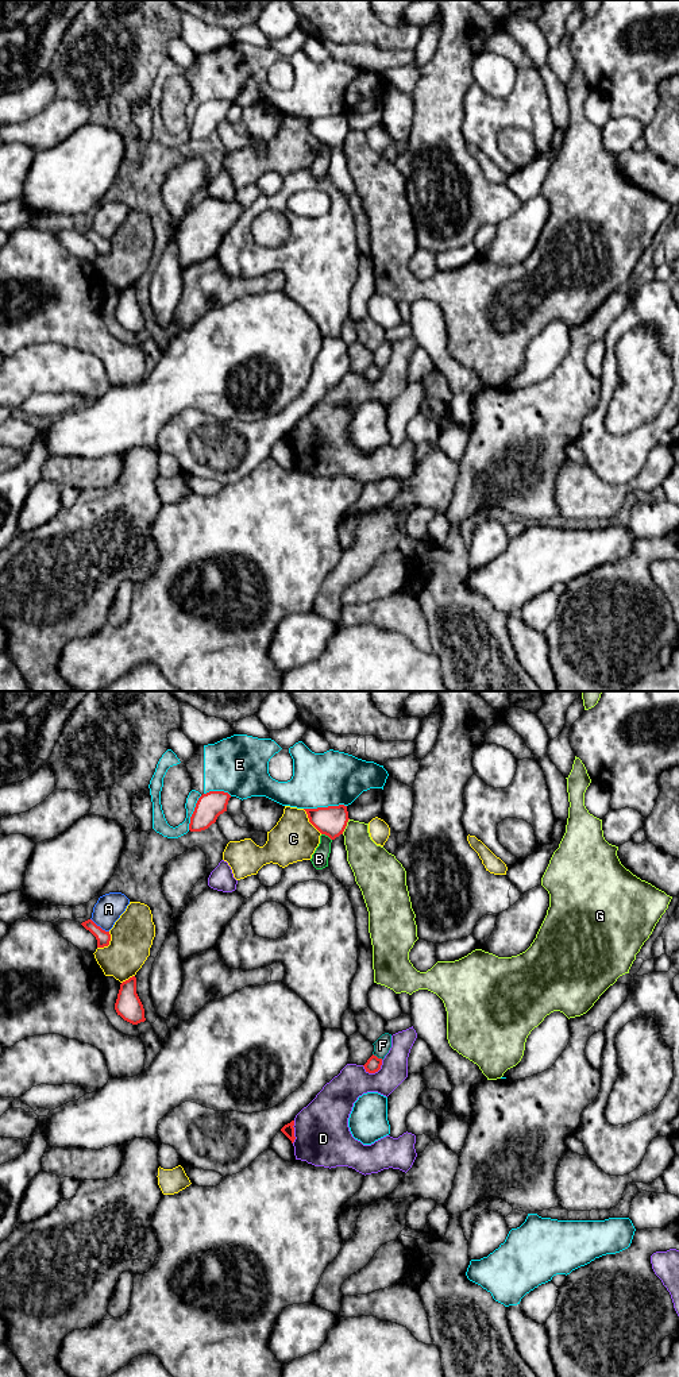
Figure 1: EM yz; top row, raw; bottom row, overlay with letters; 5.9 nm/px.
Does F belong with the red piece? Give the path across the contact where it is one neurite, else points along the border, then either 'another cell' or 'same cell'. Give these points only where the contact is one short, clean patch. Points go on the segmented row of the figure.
along yz (373, 1053), (382, 1059) | another cell

